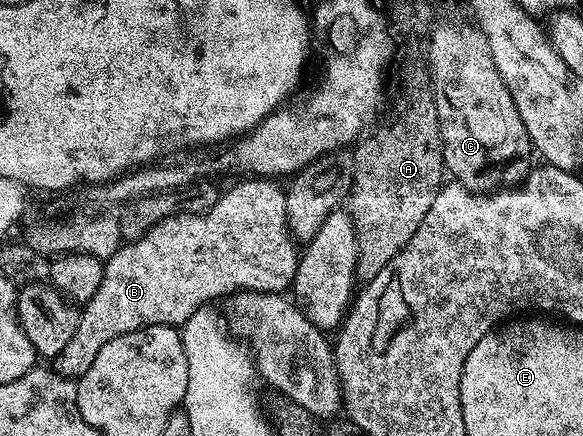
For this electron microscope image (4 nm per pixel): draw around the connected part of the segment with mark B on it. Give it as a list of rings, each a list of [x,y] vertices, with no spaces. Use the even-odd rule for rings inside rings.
[[[246,176],[238,181],[242,182],[228,187],[227,190],[223,189],[219,193],[216,204],[207,214],[175,214],[174,217],[156,224],[156,228],[152,228],[140,240],[125,243],[112,257],[105,259],[102,268],[102,283],[100,288],[96,290],[96,296],[92,300],[85,302],[81,307],[78,314],[76,332],[72,332],[72,340],[68,340],[68,344],[64,344],[64,352],[60,352],[52,360],[52,368],[57,374],[75,380],[82,378],[84,372],[88,372],[88,368],[92,368],[92,363],[96,361],[96,355],[100,353],[100,348],[104,348],[104,344],[108,344],[108,340],[112,340],[116,336],[124,336],[128,332],[140,329],[141,326],[173,326],[181,328],[190,319],[192,312],[203,309],[207,304],[214,304],[217,298],[222,298],[225,294],[233,296],[244,290],[260,292],[261,294],[282,294],[293,287],[300,250],[296,245],[294,235],[290,231],[285,189],[281,185],[278,187],[279,183],[269,178]]]

